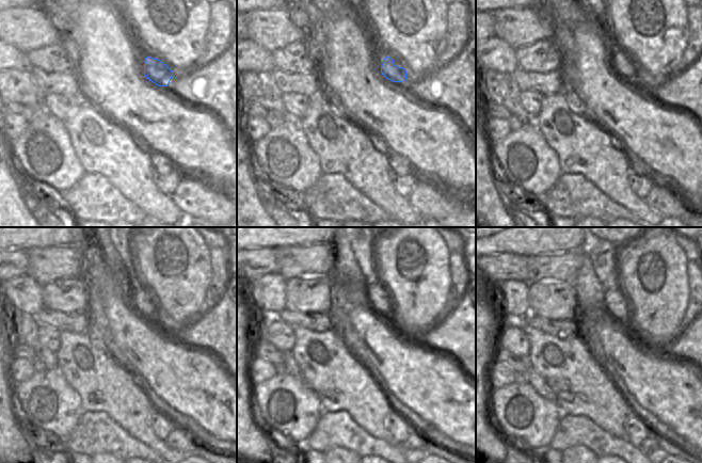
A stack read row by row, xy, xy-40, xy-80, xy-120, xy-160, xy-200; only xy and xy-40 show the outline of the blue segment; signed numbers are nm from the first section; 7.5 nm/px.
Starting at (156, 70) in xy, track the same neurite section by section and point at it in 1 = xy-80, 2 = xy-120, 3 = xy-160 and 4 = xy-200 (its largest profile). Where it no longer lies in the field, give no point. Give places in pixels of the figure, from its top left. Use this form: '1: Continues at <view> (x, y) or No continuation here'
1: Continues at xy-80 (626, 70)
2: Continues at xy-120 (147, 308)
3: Continues at xy-160 (375, 296)
4: Continues at xy-200 (616, 303)

